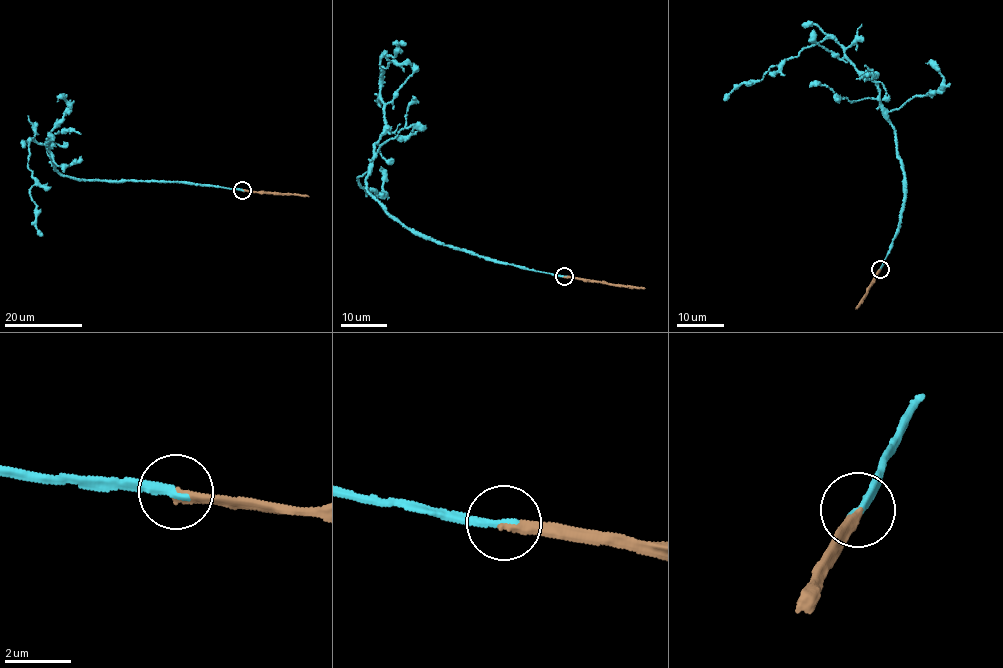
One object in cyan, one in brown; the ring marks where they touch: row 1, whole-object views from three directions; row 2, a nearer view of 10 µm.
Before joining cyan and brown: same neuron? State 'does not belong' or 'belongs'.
belongs

